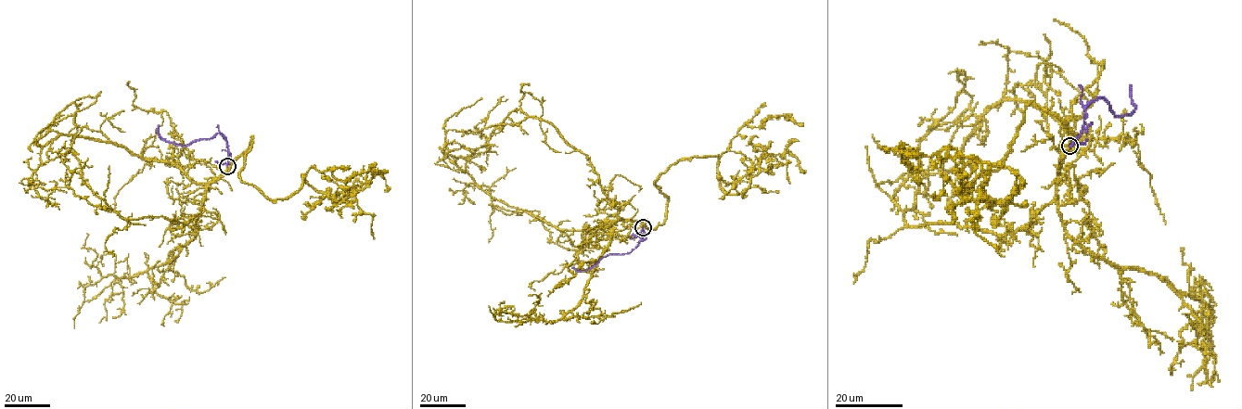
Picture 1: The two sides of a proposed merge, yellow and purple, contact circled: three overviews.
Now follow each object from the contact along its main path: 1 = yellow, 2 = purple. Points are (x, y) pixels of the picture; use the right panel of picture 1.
1: (1069, 146), (1030, 101), (966, 198), (962, 169), (1006, 166), (1005, 202), (960, 194), (955, 159), (983, 185)
2: (1069, 146), (1082, 128), (1085, 108), (1097, 98), (1103, 97), (1114, 113), (1120, 116), (1134, 109), (1130, 84)

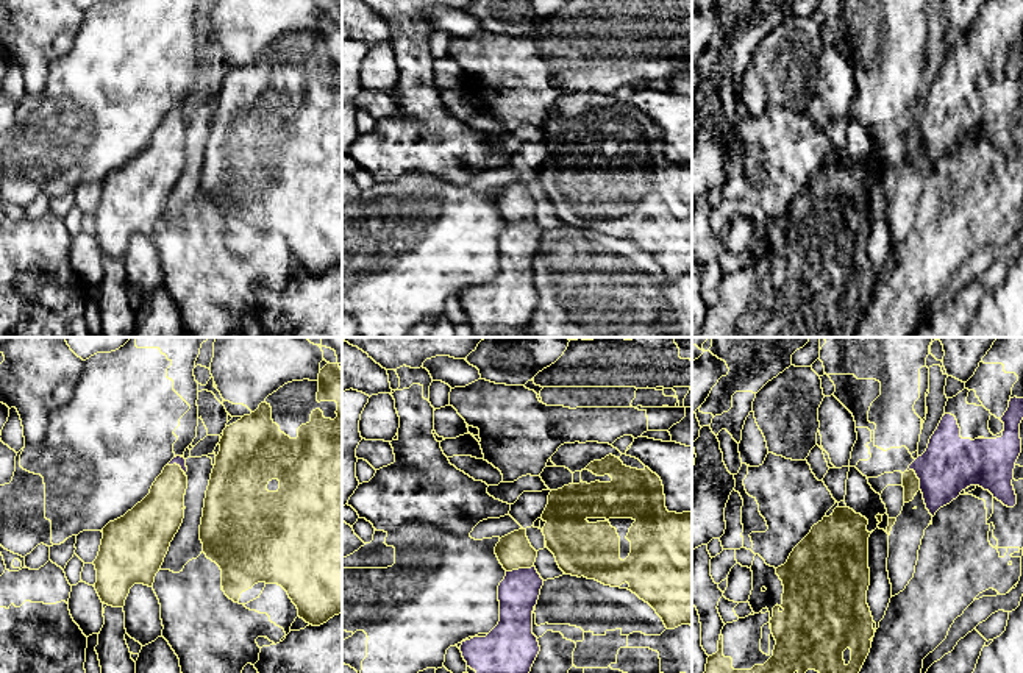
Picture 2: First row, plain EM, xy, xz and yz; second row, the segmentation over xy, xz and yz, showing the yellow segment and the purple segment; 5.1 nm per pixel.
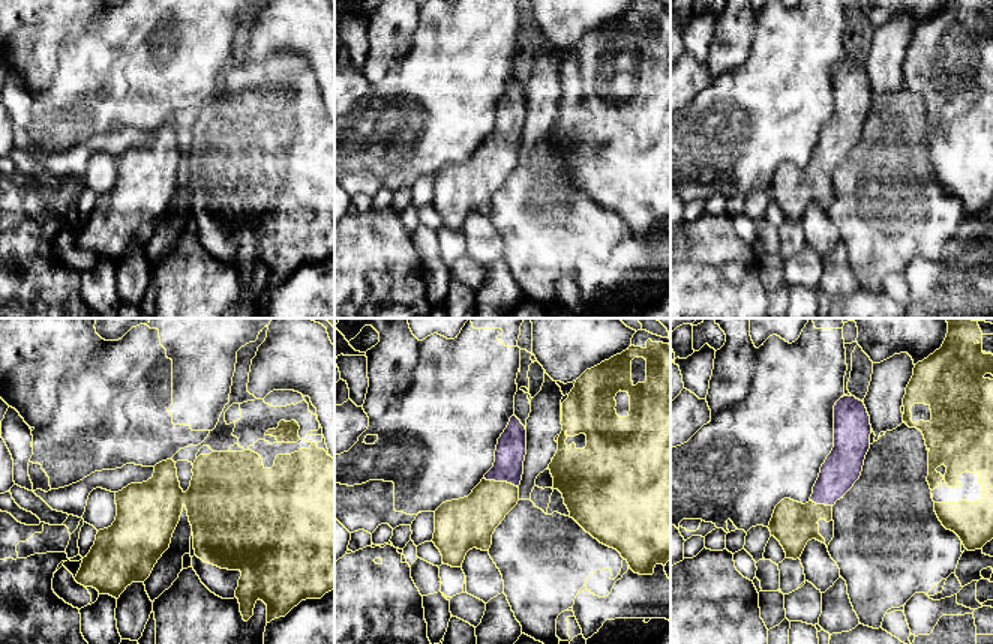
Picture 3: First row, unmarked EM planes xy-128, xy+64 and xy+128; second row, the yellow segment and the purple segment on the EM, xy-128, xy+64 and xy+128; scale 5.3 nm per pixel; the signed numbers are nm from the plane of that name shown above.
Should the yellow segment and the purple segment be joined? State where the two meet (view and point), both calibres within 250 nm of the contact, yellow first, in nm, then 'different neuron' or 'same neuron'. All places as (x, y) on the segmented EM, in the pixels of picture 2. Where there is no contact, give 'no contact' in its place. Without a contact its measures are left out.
xz (519, 567) | 180/200 nm | same neuron

